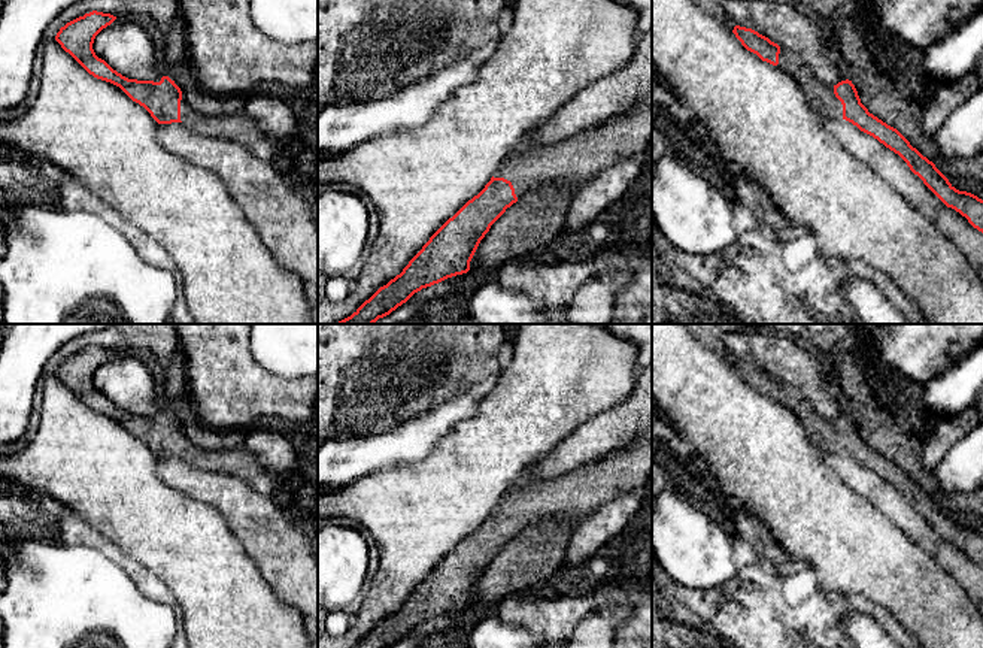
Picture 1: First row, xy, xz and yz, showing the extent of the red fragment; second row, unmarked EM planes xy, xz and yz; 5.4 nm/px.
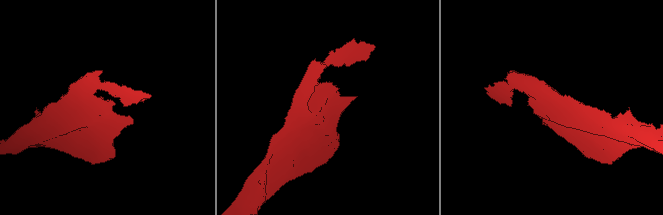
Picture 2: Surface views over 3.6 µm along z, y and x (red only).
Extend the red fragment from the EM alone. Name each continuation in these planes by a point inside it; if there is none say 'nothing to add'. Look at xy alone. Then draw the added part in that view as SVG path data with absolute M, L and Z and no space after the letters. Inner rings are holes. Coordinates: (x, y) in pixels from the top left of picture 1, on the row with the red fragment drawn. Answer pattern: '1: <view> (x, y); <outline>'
1: xy (239, 127); M185 99L180 100L180 121L198 134L222 137L252 146L267 139L261 127L243 112L227 116L209 116L197 112Z

